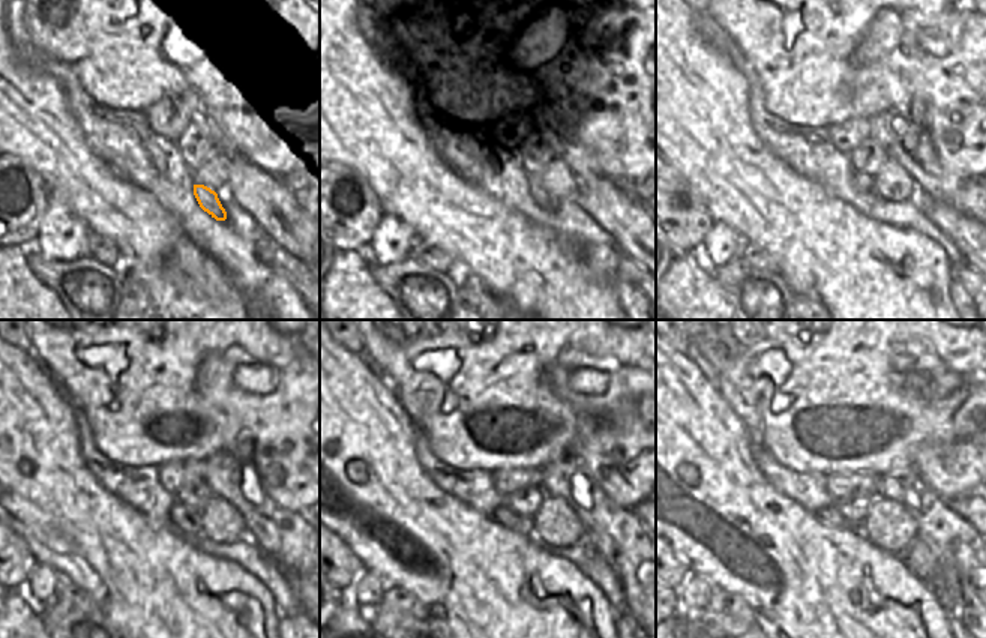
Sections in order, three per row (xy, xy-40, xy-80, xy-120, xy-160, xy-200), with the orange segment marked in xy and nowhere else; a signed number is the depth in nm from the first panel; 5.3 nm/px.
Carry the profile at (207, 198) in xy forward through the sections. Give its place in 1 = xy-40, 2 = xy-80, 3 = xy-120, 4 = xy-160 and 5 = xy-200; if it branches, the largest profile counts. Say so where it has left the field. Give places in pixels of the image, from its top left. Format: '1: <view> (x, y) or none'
1: xy-40 (536, 191)
2: xy-80 (865, 183)
3: xy-120 (182, 520)
4: xy-160 (503, 515)
5: xy-200 (830, 515)

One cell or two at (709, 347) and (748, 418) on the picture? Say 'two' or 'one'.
one

